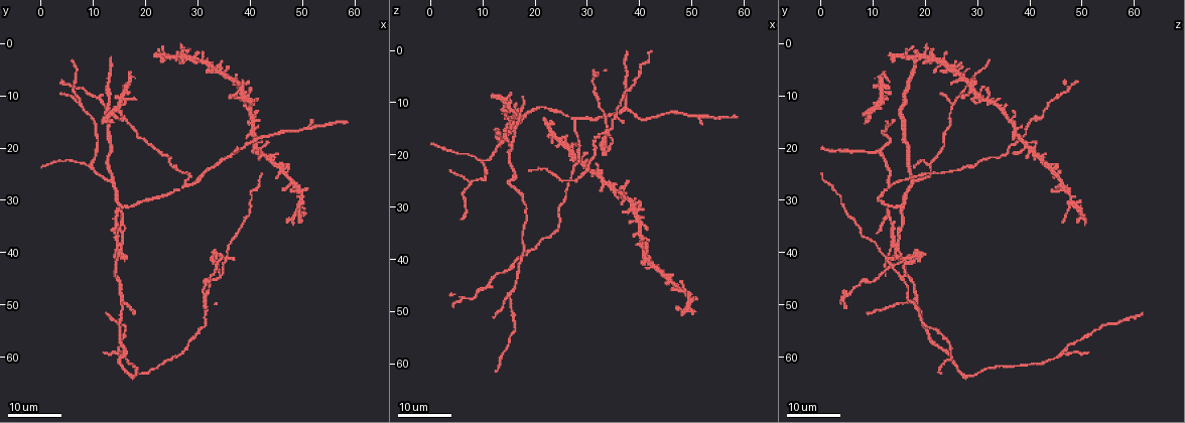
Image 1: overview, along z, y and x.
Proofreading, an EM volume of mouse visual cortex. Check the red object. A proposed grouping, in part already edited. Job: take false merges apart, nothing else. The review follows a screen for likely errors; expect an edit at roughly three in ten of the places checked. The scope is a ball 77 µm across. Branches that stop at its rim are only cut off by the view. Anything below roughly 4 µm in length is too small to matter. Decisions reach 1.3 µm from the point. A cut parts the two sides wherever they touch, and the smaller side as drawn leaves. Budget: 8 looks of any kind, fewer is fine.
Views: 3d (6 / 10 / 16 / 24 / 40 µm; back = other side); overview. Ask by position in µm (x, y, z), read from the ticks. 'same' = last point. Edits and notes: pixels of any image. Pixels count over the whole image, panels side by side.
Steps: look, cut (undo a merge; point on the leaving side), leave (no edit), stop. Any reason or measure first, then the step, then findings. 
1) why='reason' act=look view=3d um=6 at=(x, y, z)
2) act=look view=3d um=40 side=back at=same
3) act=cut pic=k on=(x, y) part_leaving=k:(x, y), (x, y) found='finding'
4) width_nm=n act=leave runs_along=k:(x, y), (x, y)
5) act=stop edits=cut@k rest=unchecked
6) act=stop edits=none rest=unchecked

why='arms part here' act=look view=3d um=16 at=(9.0, 23.0, 21.0)

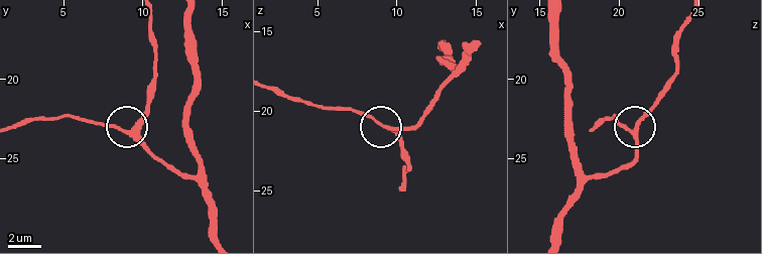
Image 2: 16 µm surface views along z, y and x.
act=look view=3d um=6 at=(9.2, 23.4, 21.1)

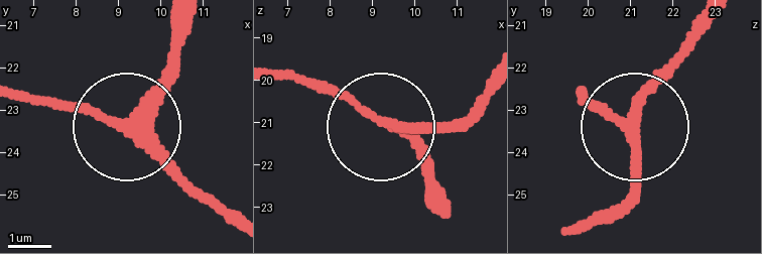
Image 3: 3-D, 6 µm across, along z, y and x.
act=leave runs_along=3:(484, 95), (452, 120), (387, 127), (292, 77) found='one neuron here'

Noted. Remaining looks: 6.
why='thin arm on a thick one' act=look view=3d um=24 at=(13.0, 26.5, 18.0)

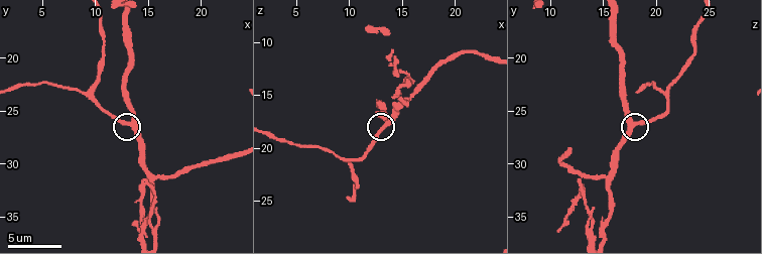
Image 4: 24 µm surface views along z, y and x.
act=look view=3d um=10 at=(13.4, 26.2, 18.2)

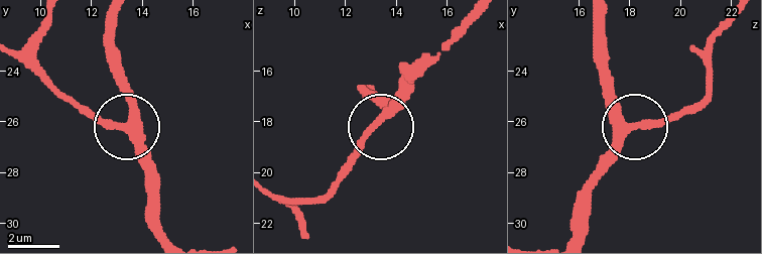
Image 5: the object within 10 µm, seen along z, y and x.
act=leave runs_along=5:(577, 235), (590, 176), (605, 150), (631, 126), (680, 114) found='one neuron here'

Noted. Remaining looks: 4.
why='three-way junction' act=look view=3d um=24 at=(7.5, 11.5, 25.5)

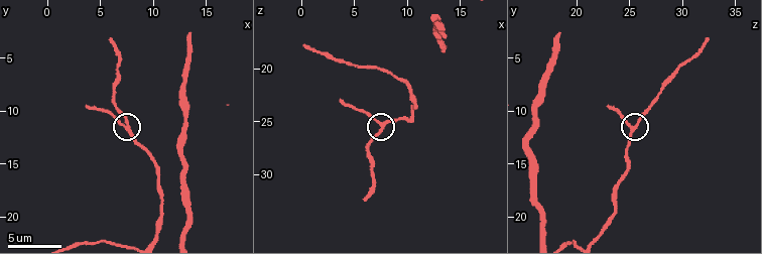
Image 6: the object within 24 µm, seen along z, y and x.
why='zoom in' act=look view=3d um=6 at=(7.2, 11.6, 25.4)

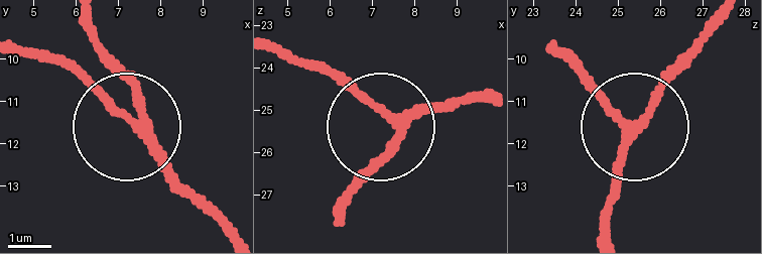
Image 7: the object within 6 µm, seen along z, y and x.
side_arm_um=5 act=leave runs_along=7:(228, 232), (70, 61) found='all the same neuron'

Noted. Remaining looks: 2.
why='looks like a crossing' act=look view=3d um=16 at=(15.0, 38.5, 14.5)

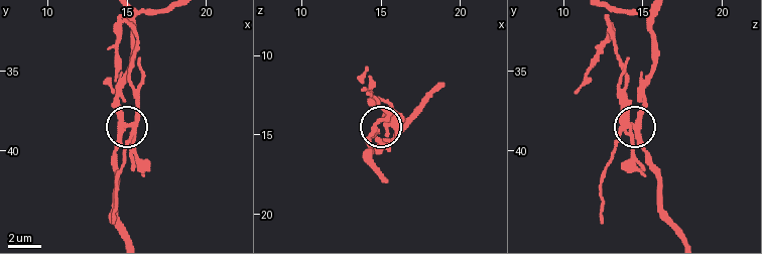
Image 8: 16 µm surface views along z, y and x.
why='zoom in' act=look view=3d um=10 at=(14.9, 38.4, 14.2)

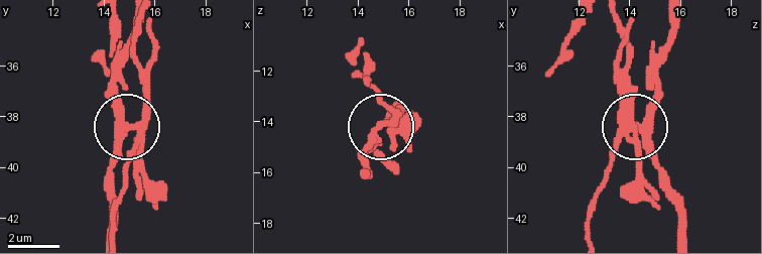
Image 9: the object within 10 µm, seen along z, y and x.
arms=5 act=cut pic=9 on=(149, 102) part_leaving=9:(124, 127), (141, 107), (135, 48), (139, 16) found='a second neuron is stuck on'

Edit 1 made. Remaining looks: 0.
act=stop edits=cut@9 rest=unchecked

